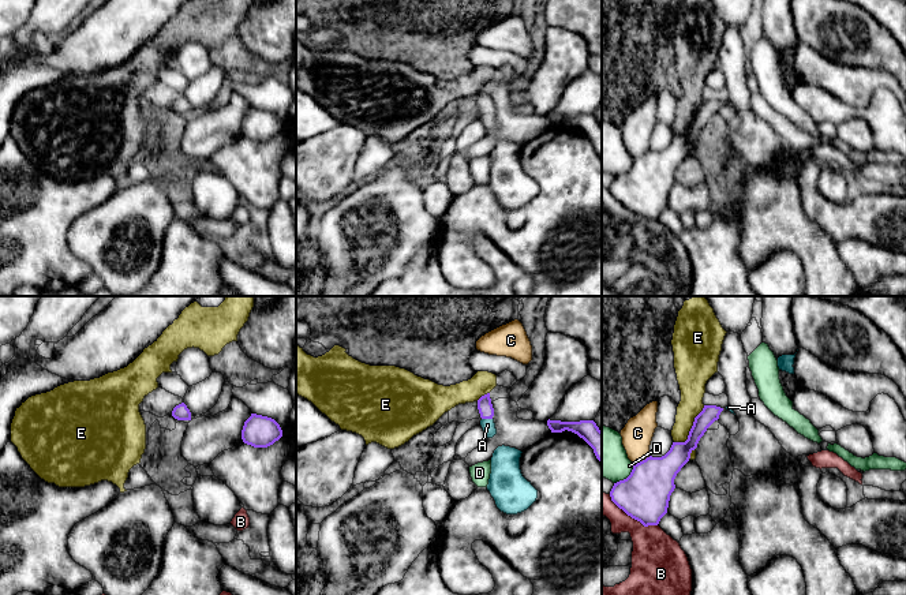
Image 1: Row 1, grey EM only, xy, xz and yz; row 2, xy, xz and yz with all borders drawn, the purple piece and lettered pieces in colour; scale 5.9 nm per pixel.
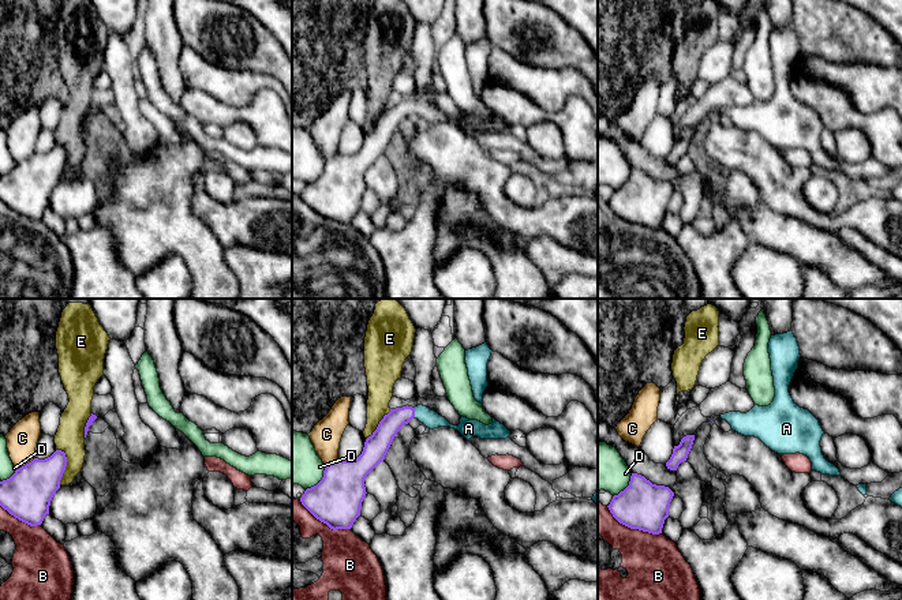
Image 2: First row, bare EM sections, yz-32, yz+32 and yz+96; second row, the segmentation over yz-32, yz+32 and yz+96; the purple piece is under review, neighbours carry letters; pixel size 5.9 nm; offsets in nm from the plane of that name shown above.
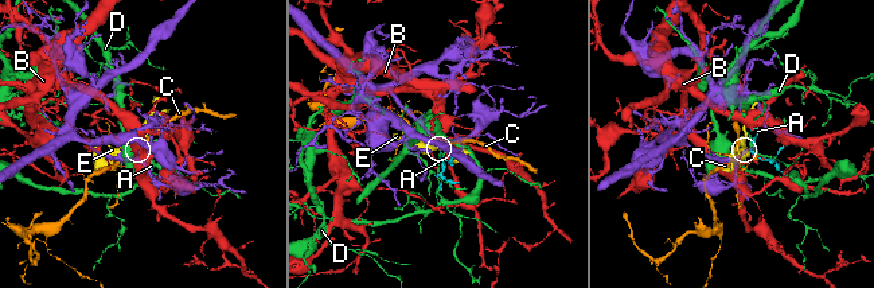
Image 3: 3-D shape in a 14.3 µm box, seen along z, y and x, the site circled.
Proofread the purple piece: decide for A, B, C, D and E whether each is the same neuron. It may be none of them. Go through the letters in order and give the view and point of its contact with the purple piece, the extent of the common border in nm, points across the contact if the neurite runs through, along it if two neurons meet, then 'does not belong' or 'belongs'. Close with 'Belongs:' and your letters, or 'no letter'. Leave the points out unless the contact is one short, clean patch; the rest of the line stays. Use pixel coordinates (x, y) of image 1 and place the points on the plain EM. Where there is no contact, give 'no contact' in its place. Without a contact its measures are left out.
A: xz (487, 112) | 60 nm | across xz (485, 100), (487, 112), (487, 119) | belongs
B: yz (632, 212) | 340 nm | does not belong
C: yz (643, 154) | 110 nm | does not belong
D: yz (628, 171) | 170 nm | does not belong
E: yz (691, 123) | 280 nm | does not belong
Belongs: A

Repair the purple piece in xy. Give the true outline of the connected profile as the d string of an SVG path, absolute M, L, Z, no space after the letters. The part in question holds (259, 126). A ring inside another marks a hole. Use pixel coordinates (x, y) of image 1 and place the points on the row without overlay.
M251 108L244 116L242 134L254 142L267 142L282 131L280 119L267 111Z

